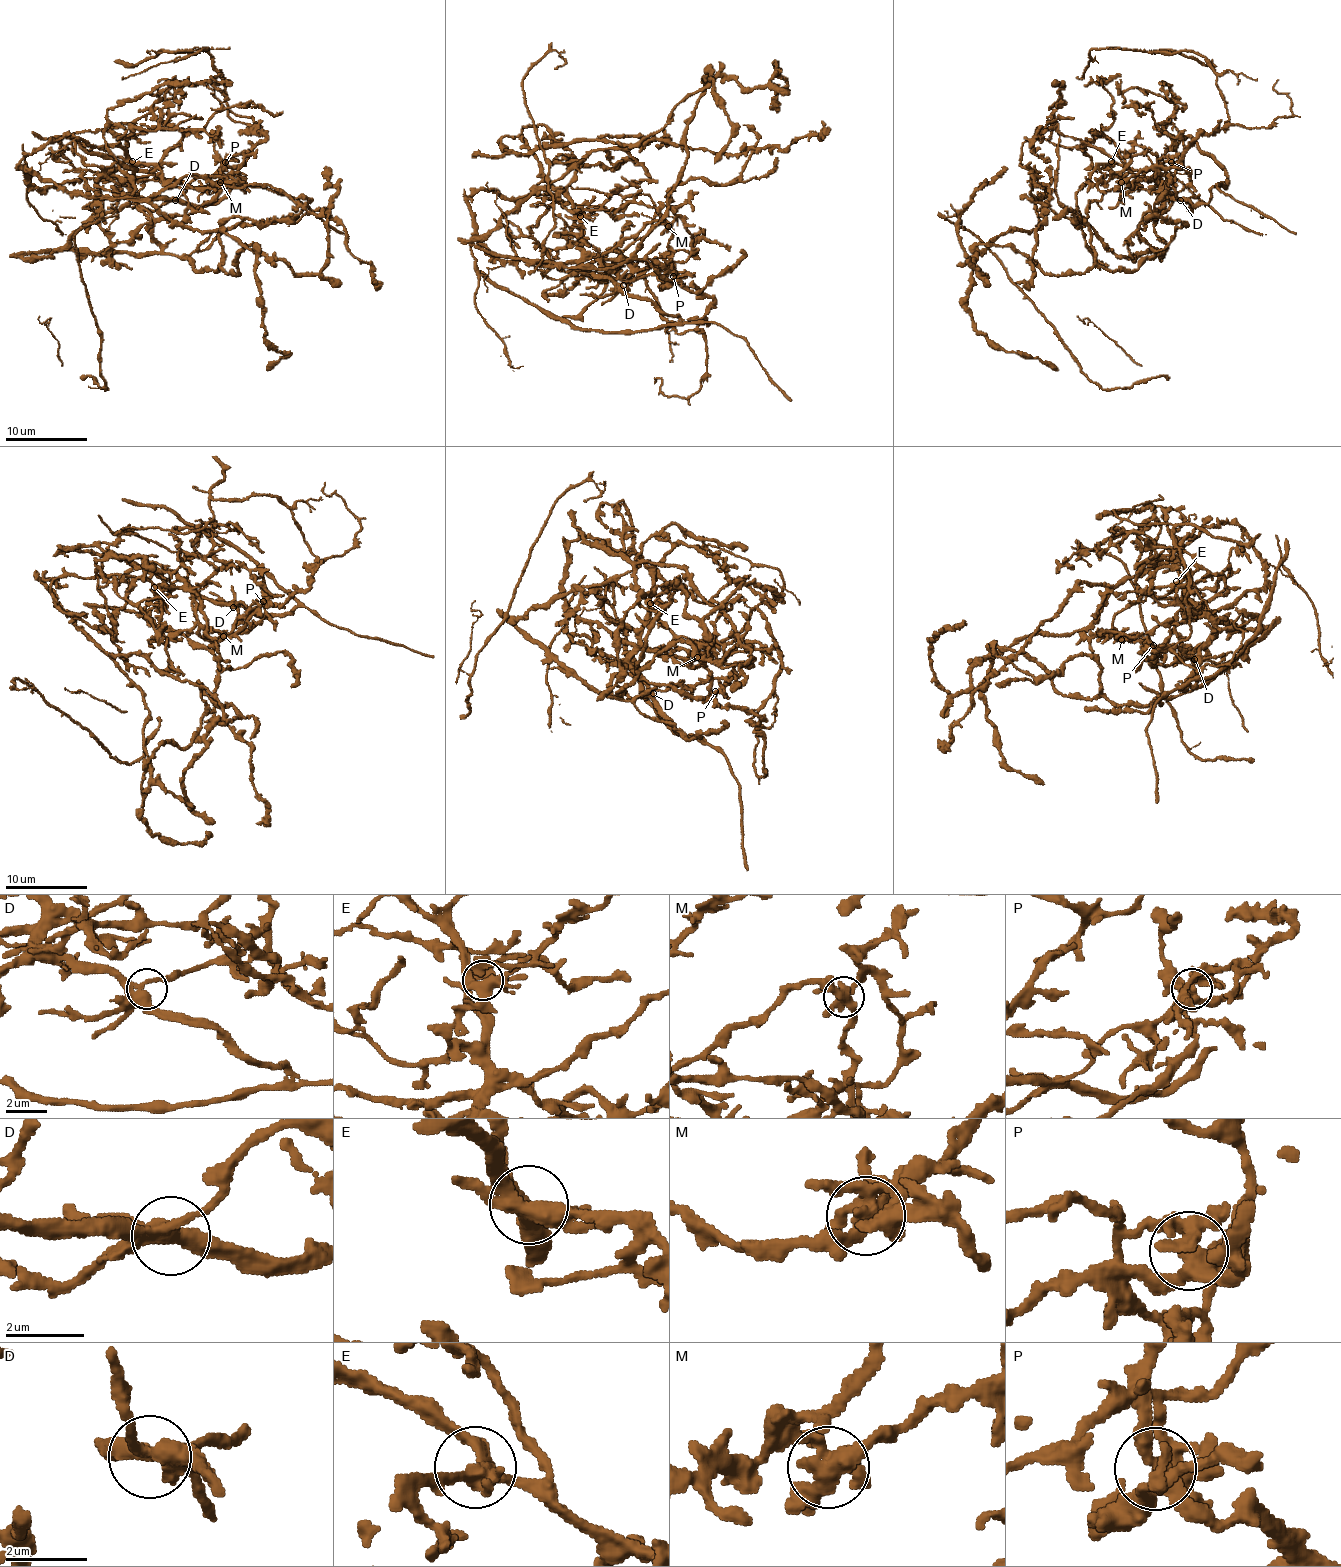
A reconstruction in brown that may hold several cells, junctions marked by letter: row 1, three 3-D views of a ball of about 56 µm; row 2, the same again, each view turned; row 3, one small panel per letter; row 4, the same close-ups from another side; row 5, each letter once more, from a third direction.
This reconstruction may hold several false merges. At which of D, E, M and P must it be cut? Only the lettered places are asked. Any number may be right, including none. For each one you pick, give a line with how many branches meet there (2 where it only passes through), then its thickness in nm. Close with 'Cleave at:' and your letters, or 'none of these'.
M: branches 5; calibre 440 nm
P: branches 7; calibre 400 nm
Cleave at: M, P

